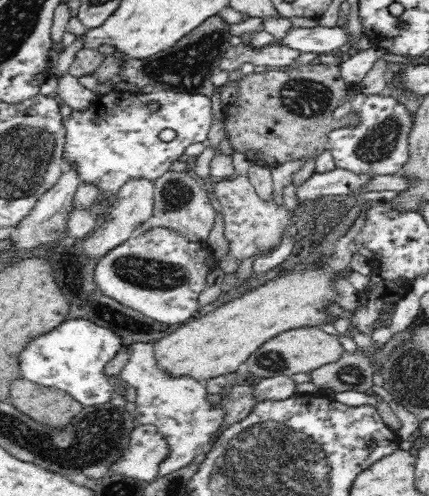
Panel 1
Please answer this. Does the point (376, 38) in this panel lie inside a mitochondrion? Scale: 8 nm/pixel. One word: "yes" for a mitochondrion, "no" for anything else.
no

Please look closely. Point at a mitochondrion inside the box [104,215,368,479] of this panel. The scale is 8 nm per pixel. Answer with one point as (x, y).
(138, 271)

